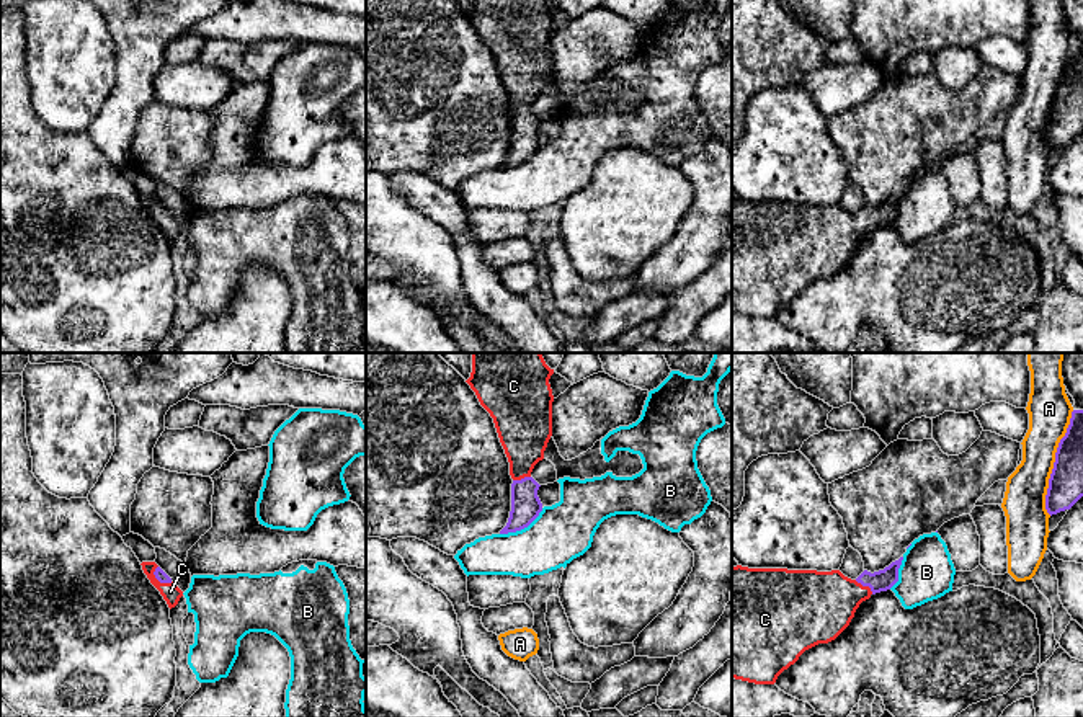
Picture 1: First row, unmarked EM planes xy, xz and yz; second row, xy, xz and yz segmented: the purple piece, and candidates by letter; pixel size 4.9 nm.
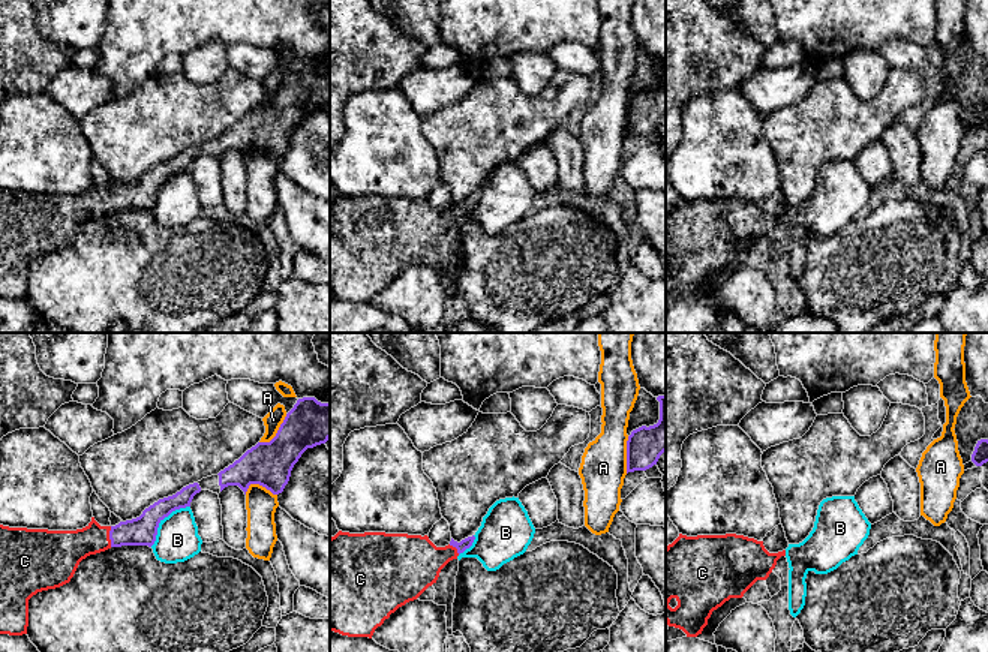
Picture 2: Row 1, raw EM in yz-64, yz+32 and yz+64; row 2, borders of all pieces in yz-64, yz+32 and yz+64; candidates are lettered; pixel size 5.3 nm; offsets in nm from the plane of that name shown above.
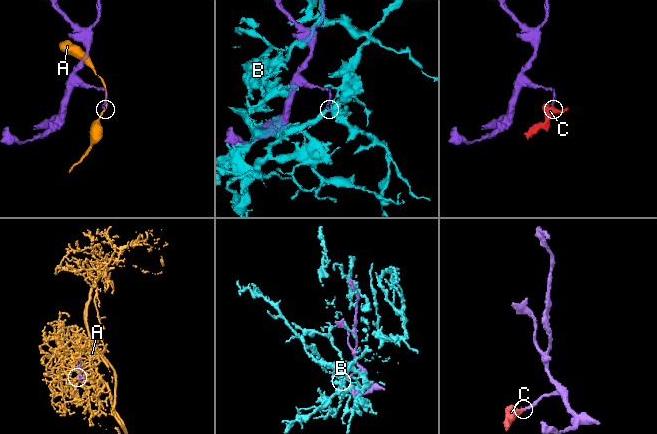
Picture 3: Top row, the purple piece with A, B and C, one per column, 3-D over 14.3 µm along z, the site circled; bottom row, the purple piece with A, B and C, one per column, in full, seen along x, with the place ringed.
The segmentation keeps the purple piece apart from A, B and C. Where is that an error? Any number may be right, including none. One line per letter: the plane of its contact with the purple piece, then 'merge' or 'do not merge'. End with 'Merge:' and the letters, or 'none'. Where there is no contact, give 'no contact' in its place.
A: meets purple in yz; do not merge
B: meets purple in xz; do not merge
C: meets purple in xy; merge
Merge: C

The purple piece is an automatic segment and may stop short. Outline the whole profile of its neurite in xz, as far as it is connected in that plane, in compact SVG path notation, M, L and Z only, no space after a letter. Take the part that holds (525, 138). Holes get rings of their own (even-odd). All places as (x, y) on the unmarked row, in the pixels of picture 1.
M472 0L466 15L493 52L510 96L511 145L500 168L528 162L542 145L531 106L552 70L552 8L549 0Z

